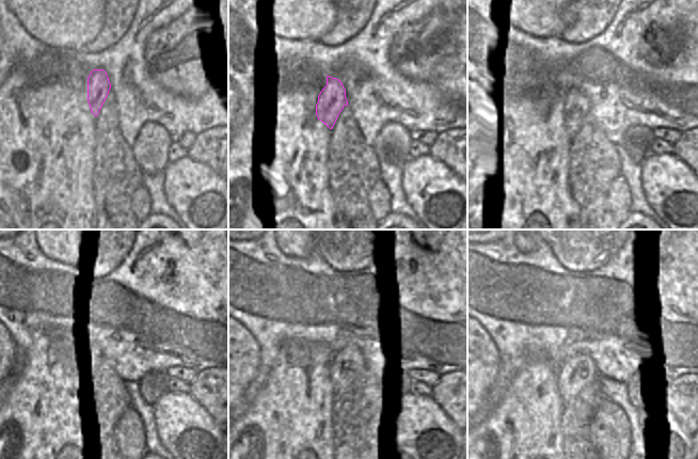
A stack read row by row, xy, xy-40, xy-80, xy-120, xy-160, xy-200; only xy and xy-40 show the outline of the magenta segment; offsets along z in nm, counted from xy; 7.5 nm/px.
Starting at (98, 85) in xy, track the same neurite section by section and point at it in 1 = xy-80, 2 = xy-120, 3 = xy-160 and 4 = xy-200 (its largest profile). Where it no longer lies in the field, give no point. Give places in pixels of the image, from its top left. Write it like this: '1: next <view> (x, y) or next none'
1: next xy-80 (575, 106)
2: next xy-120 (95, 355)
3: next xy-160 (345, 360)
4: next xy-200 (575, 373)

